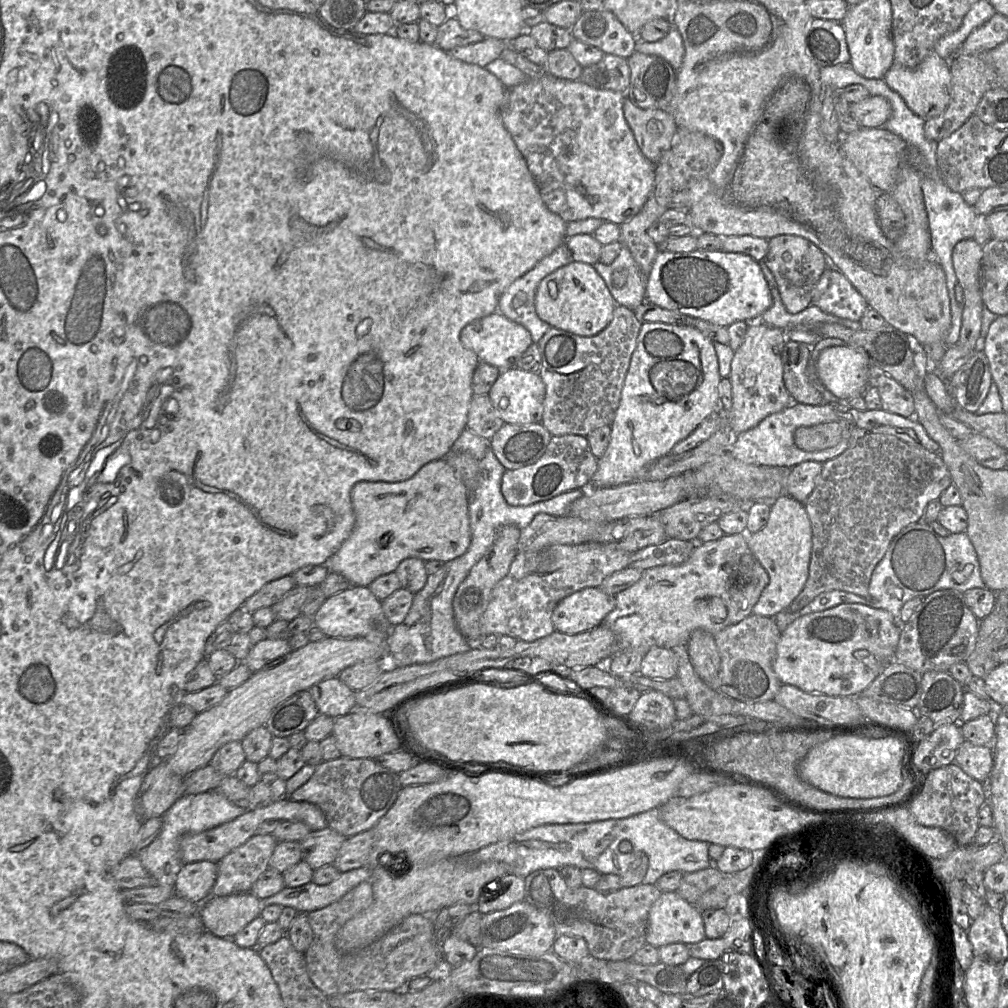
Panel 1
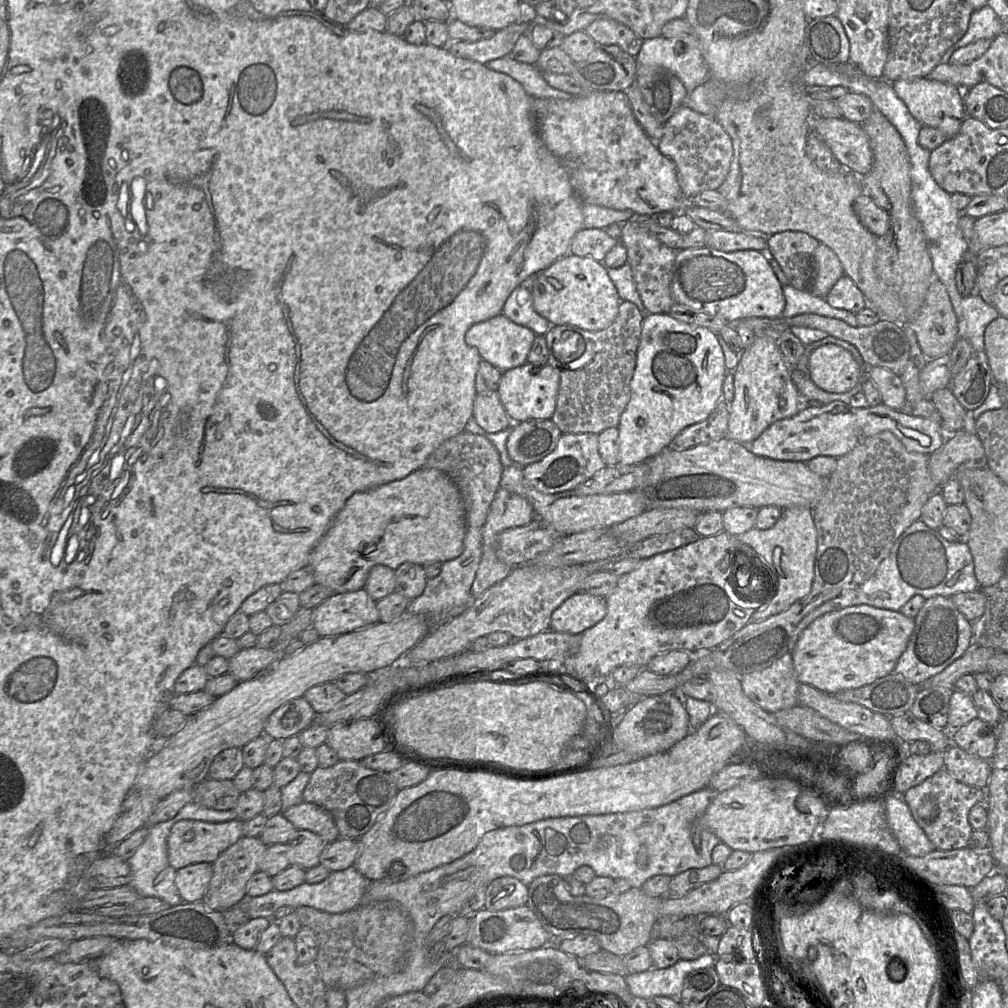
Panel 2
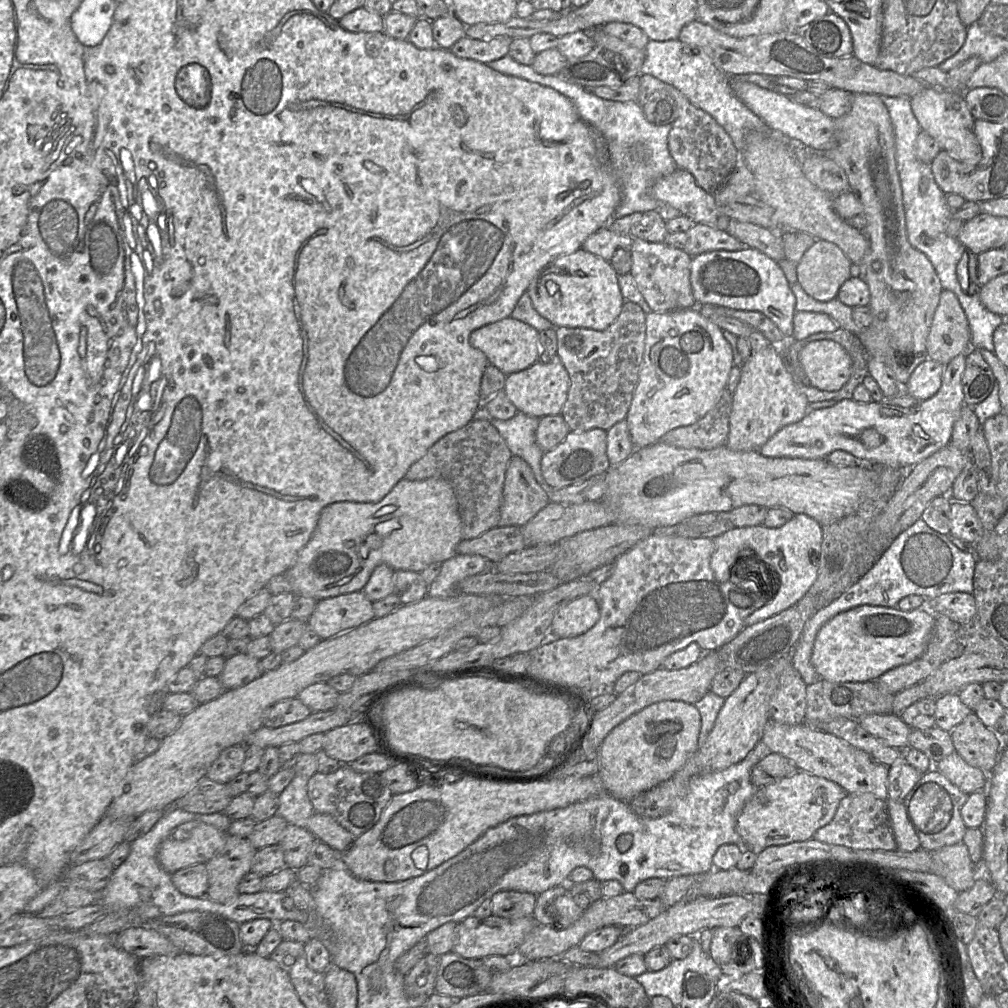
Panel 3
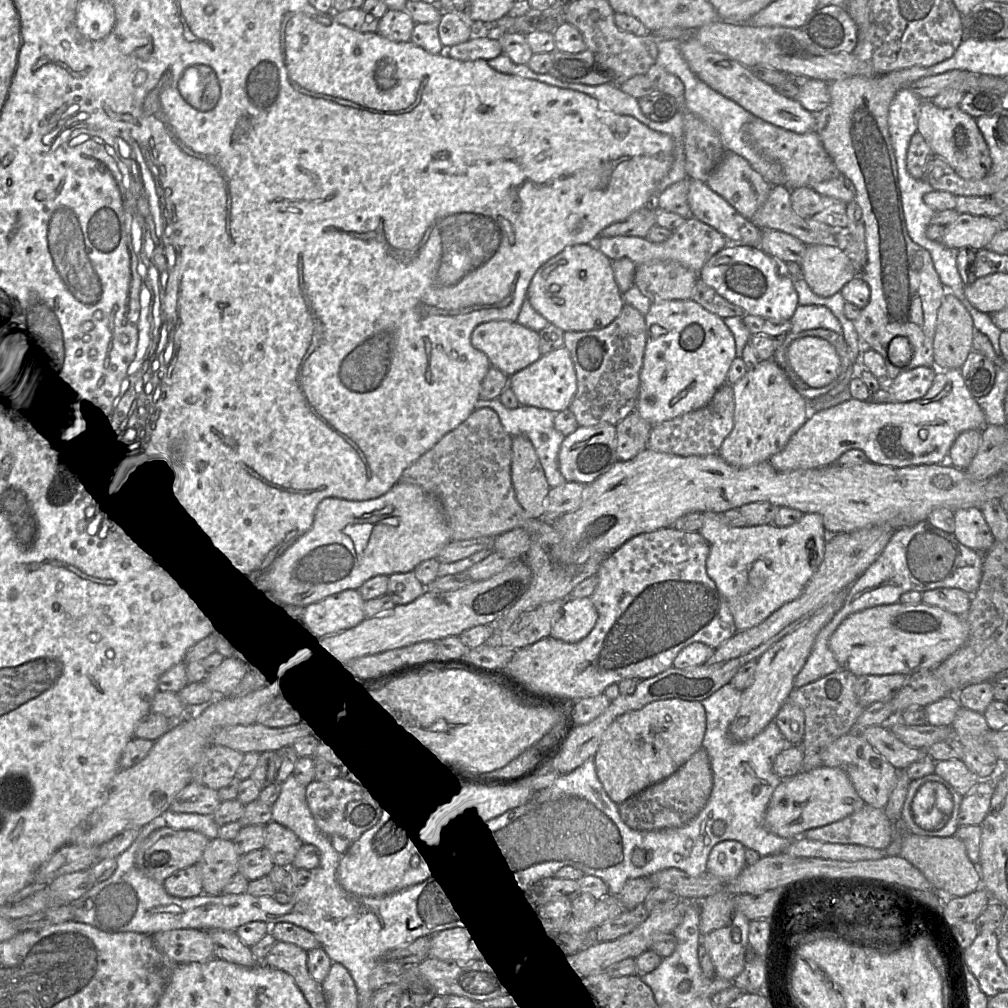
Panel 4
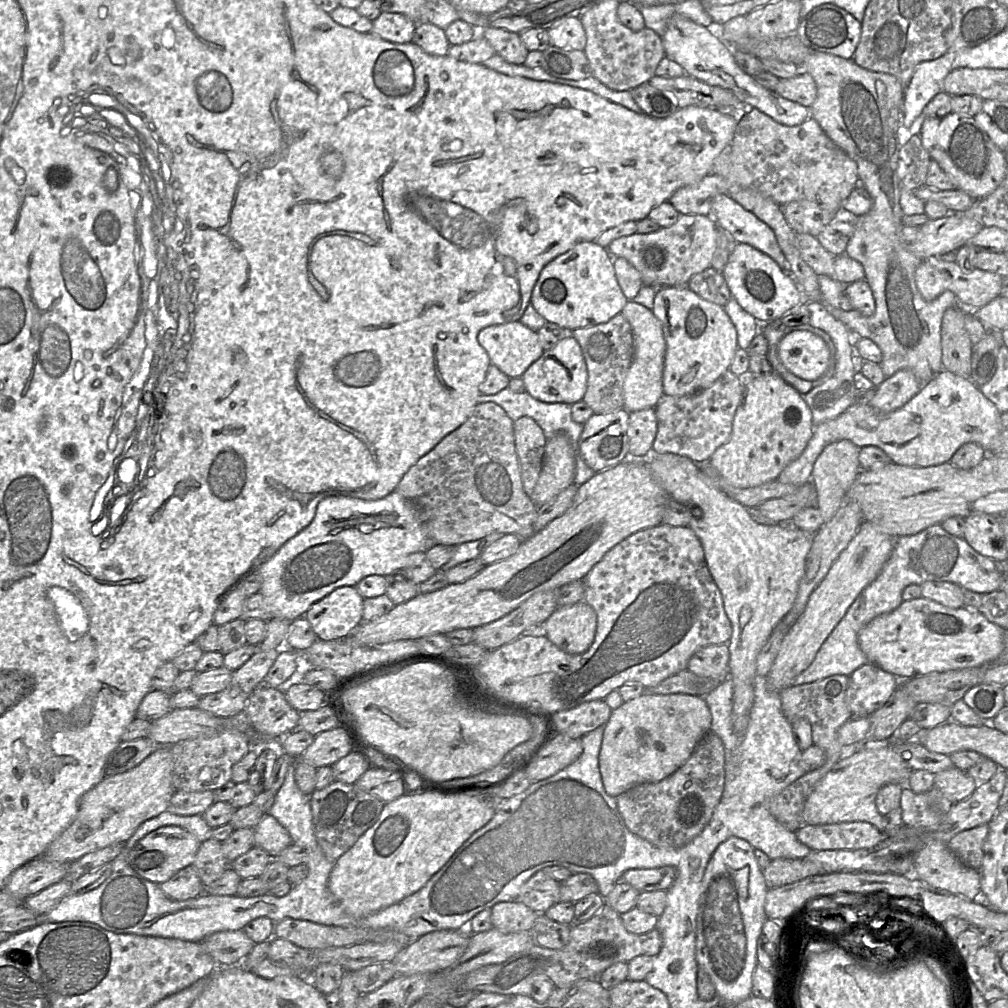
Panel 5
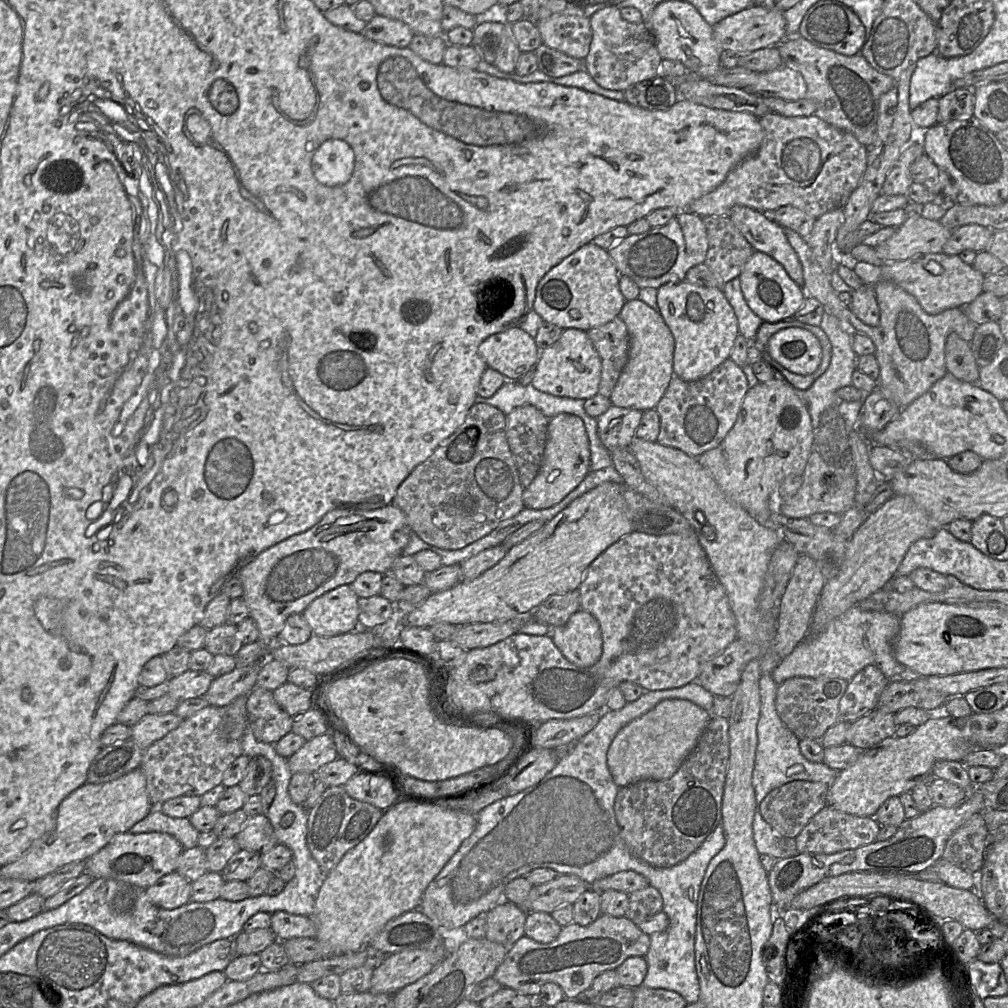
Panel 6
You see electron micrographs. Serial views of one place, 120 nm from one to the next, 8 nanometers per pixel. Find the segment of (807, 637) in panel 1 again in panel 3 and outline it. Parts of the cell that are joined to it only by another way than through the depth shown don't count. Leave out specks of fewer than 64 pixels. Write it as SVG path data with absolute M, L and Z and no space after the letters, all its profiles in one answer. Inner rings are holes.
M861 605L842 612L818 631L811 662L820 679L831 682L875 681L882 674L918 659L926 650L935 624L935 615L924 606L911 611Z

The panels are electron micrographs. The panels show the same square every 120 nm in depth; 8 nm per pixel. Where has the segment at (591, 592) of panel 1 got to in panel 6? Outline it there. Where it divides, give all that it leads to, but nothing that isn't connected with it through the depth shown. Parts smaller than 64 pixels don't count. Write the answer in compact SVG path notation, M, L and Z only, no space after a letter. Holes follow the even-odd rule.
M583 609L572 614L565 624L551 627L550 637L563 656L577 666L592 666L601 657L603 638L599 622L591 613Z

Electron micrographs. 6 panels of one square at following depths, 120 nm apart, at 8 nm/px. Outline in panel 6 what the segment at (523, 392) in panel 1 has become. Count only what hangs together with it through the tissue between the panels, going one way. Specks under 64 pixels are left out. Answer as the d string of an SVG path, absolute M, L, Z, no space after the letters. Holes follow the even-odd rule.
M570 328L553 345L540 351L531 384L555 396L588 399L598 394L600 378L601 359L587 332Z

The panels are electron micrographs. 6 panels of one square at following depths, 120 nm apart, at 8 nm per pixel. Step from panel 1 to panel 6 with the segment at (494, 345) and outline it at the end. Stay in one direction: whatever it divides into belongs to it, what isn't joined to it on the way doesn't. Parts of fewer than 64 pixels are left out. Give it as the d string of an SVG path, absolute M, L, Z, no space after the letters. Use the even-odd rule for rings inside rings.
M519 326L489 336L478 352L488 367L515 381L534 368L540 356L534 337Z

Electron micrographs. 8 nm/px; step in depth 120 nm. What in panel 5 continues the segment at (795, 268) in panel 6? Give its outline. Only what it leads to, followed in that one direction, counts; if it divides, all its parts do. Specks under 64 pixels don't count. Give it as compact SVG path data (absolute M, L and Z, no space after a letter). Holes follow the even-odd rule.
M725 194L714 197L710 217L737 243L747 244L761 251L772 258L782 270L789 272L789 264L773 230L733 199Z

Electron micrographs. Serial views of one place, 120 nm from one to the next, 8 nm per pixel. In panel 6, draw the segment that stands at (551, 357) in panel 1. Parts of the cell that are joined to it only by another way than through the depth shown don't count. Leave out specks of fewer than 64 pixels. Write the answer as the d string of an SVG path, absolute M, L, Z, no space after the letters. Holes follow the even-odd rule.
M620 317L587 331L601 359L598 394L610 397L629 355L629 332Z

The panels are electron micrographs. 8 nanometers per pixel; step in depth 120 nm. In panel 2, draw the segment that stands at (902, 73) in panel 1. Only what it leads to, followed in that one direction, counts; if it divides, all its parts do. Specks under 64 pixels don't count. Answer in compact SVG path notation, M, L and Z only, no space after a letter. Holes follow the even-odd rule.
M929 77L914 80L896 80L892 87L897 96L906 104L912 116L923 126L940 130L947 138L954 137L967 116L964 91L952 84L933 80Z

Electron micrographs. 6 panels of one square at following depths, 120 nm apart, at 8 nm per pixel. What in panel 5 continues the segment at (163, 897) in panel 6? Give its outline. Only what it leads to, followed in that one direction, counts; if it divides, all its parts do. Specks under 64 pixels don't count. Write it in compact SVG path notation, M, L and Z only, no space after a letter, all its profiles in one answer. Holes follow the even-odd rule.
M193 865L179 870L159 886L164 894L177 901L195 898L205 892L205 887Z

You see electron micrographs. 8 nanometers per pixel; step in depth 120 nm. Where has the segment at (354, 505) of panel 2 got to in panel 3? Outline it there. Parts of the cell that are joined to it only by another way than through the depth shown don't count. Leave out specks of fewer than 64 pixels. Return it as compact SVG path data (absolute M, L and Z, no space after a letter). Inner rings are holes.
M403 478L379 501L338 501L325 506L310 540L299 551L295 565L284 574L287 575L295 596L320 601L362 591L373 570L380 564L386 564L394 571L420 573L430 564L442 563L458 554L457 546L462 539L462 522L453 486L441 478Z

